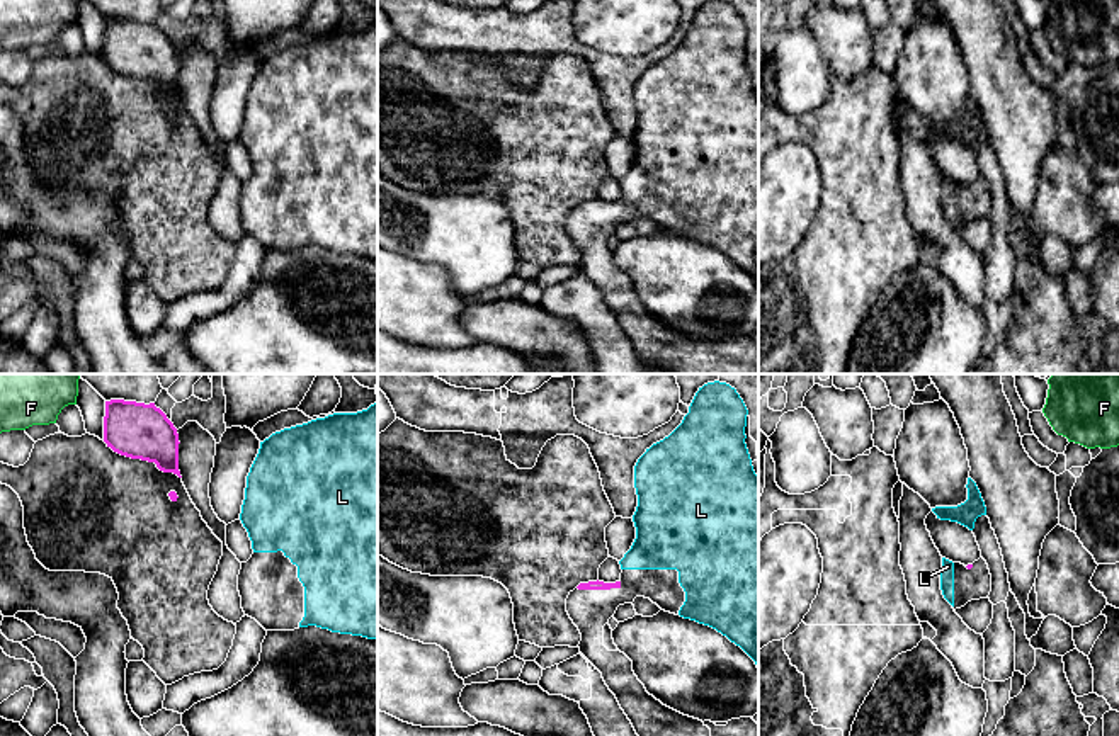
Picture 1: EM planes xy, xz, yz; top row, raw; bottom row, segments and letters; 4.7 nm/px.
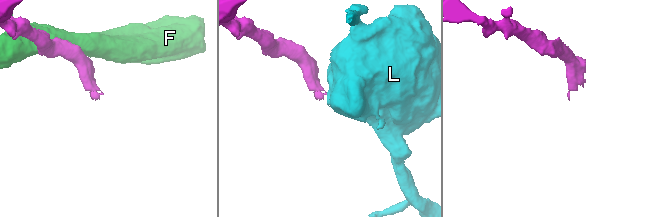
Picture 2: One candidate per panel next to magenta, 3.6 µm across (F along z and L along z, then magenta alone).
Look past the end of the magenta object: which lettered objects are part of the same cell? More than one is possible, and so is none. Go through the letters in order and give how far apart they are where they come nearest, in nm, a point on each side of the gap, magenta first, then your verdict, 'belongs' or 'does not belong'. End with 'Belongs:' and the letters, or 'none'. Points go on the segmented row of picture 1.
F: 140 nm apart; from magenta across xy (106, 401), (77, 395); does not belong
L: 60 nm apart; from magenta across xz (619, 582), (621, 568); belongs
Belongs: L

